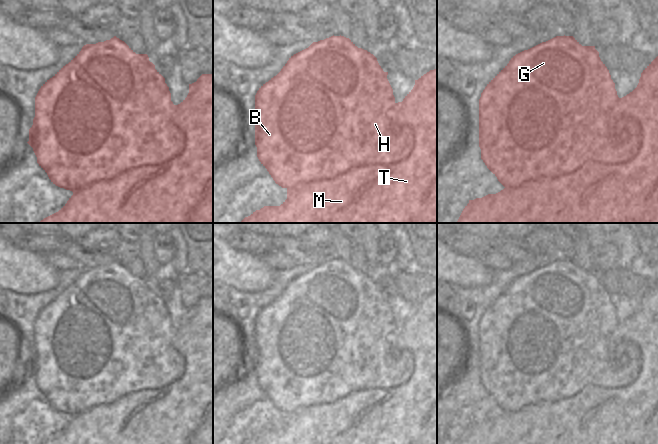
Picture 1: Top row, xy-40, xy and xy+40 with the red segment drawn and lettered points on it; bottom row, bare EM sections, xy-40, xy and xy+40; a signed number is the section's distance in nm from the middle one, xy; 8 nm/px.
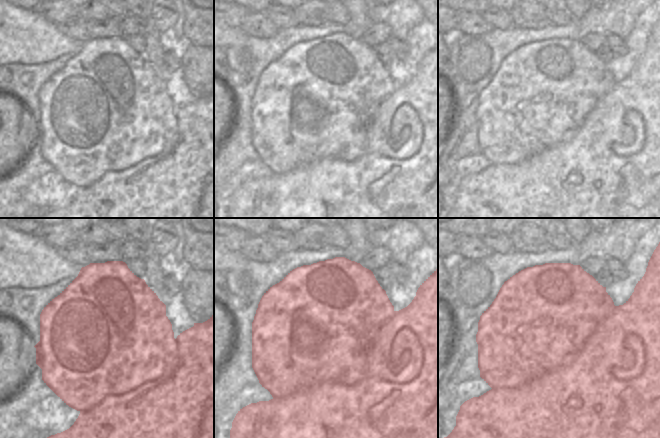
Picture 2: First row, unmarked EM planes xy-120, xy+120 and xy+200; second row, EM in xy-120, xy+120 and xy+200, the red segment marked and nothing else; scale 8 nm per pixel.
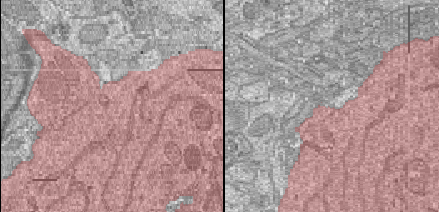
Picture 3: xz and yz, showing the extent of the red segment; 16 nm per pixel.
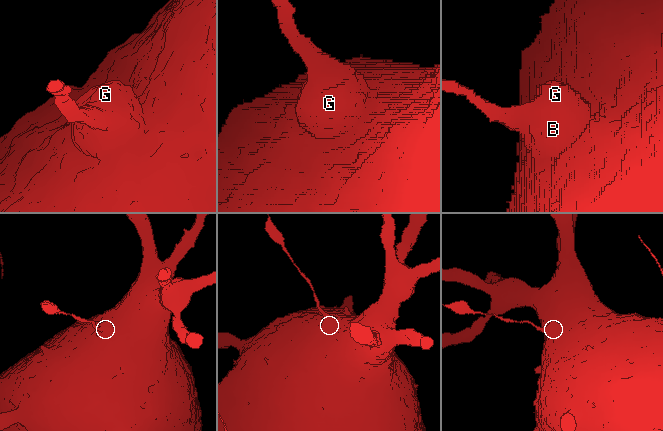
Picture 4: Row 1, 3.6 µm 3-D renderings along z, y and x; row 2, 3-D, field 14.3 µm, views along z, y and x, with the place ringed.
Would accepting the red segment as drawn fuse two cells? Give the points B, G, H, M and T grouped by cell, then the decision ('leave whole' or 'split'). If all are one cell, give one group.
groups B G H M T; leave whole

